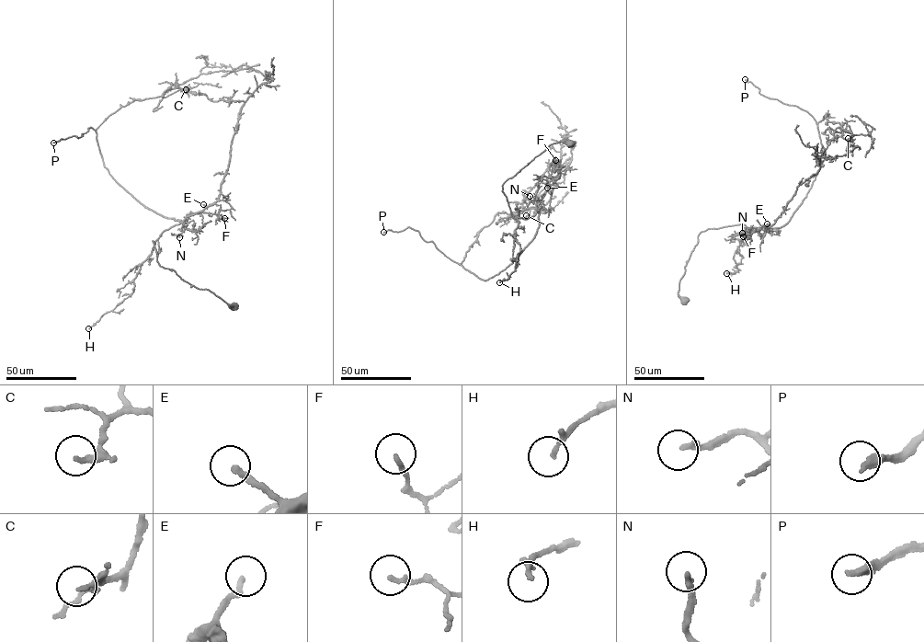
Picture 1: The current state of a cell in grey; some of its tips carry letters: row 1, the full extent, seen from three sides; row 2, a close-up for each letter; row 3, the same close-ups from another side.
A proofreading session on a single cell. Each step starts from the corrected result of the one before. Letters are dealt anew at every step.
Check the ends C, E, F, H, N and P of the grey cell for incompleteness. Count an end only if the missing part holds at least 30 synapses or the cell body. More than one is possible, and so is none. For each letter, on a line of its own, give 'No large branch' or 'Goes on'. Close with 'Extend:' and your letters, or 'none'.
C: No large branch
E: Goes on
F: No large branch
H: No large branch
N: Goes on
P: Goes on
Extend: E, N, P

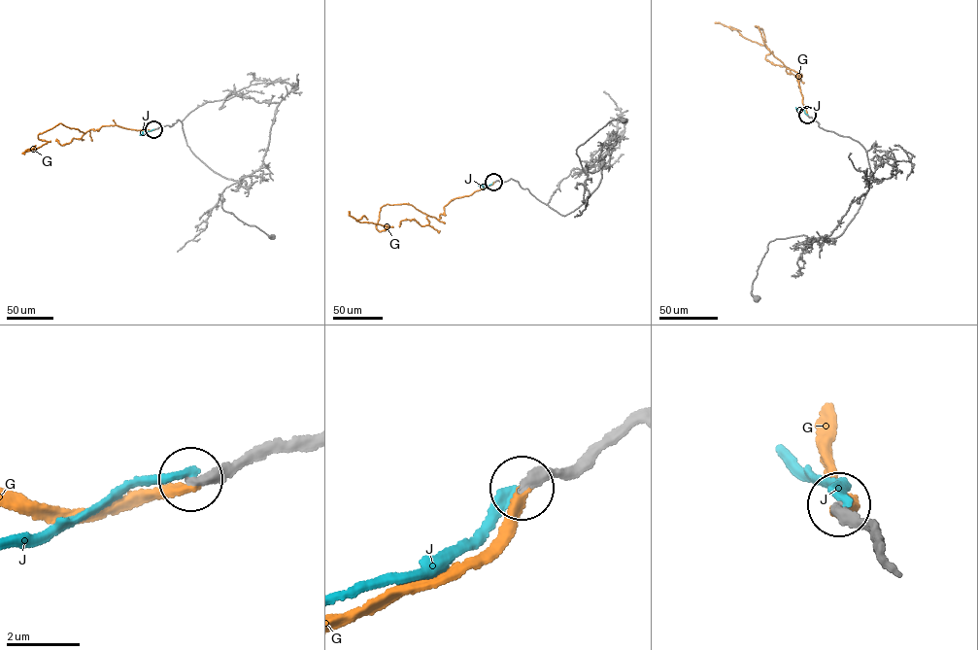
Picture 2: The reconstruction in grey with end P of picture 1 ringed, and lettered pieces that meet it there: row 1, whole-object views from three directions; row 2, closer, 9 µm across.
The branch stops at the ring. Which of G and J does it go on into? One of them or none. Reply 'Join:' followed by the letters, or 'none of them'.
Join: none of them

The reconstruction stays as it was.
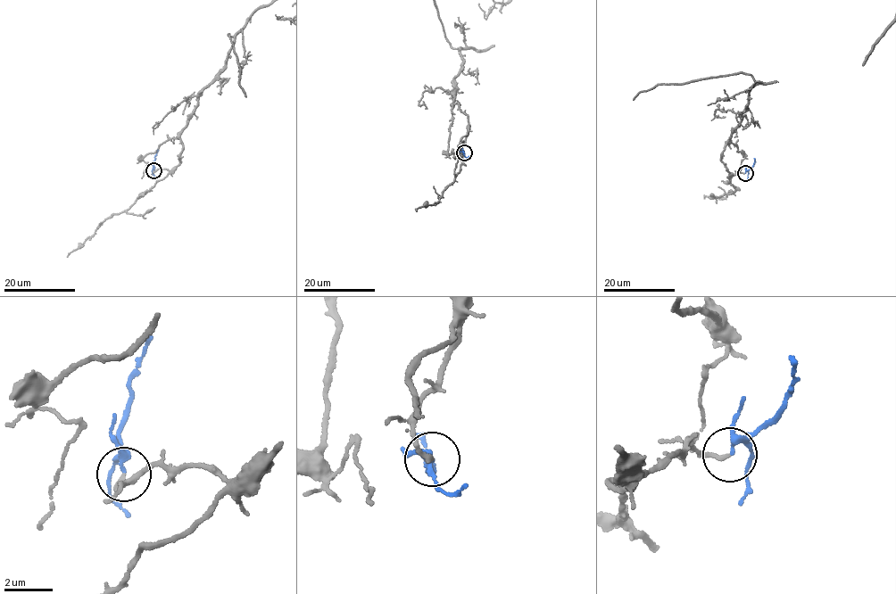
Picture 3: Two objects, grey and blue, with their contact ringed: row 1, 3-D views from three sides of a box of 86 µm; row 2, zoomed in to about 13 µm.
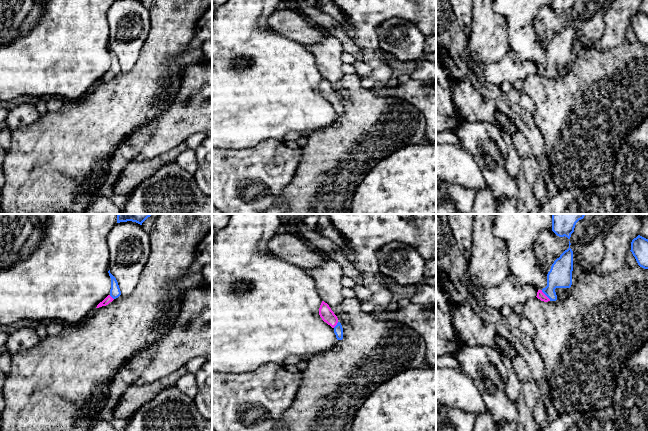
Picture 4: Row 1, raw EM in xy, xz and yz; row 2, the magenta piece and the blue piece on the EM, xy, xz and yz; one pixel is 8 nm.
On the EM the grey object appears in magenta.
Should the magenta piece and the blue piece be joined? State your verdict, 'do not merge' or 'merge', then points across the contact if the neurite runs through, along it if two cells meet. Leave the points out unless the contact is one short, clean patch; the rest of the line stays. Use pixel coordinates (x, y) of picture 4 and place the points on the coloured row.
merge; way yz (540, 295), (545, 295), (552, 283), (560, 275)

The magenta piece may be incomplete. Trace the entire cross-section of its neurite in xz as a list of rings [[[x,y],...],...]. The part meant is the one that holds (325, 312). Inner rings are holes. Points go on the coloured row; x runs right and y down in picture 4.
[[[322,301],[319,308],[319,315],[324,322],[330,325],[334,329],[337,340],[343,339],[343,328],[341,323],[338,321],[337,316],[331,310],[329,305]]]

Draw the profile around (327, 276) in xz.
[[[329,257],[320,266],[307,269],[307,274],[314,279],[322,301],[327,303],[331,310],[338,313],[344,321],[347,321],[348,316],[339,312],[339,306],[344,300],[341,284],[344,272],[340,264]]]

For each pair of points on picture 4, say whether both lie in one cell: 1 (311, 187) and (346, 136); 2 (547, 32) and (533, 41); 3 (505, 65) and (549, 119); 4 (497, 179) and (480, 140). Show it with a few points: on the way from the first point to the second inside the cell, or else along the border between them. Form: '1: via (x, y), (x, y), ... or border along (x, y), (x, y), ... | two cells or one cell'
1: via (320, 174), (343, 149) | one cell
2: border along (535, 14), (532, 27), (546, 51) | two cells
3: border along (535, 72), (527, 75), (522, 80) | two cells
4: via (493, 169), (489, 150) | one cell

